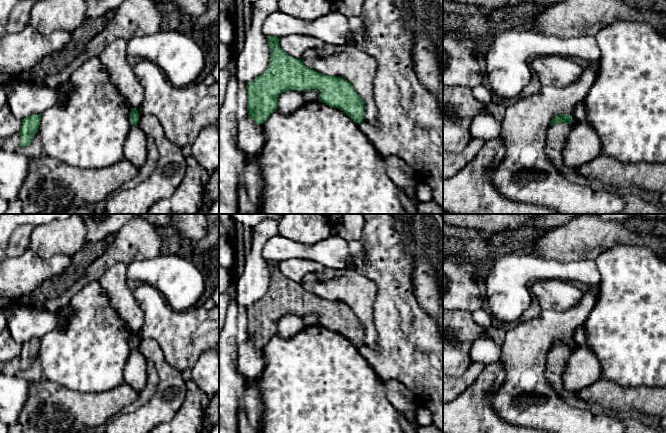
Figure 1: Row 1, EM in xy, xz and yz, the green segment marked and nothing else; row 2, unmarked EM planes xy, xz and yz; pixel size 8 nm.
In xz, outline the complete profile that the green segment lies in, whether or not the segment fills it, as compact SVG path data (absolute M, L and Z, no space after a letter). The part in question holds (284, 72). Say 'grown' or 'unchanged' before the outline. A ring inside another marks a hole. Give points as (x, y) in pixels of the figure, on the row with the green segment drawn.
unchanged; M266 37L270 49L269 65L260 76L246 84L249 118L263 124L276 111L281 93L317 89L319 101L340 109L357 124L363 122L364 104L350 82L308 69L301 59L281 49L278 37Z

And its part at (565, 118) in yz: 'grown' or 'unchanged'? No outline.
unchanged

